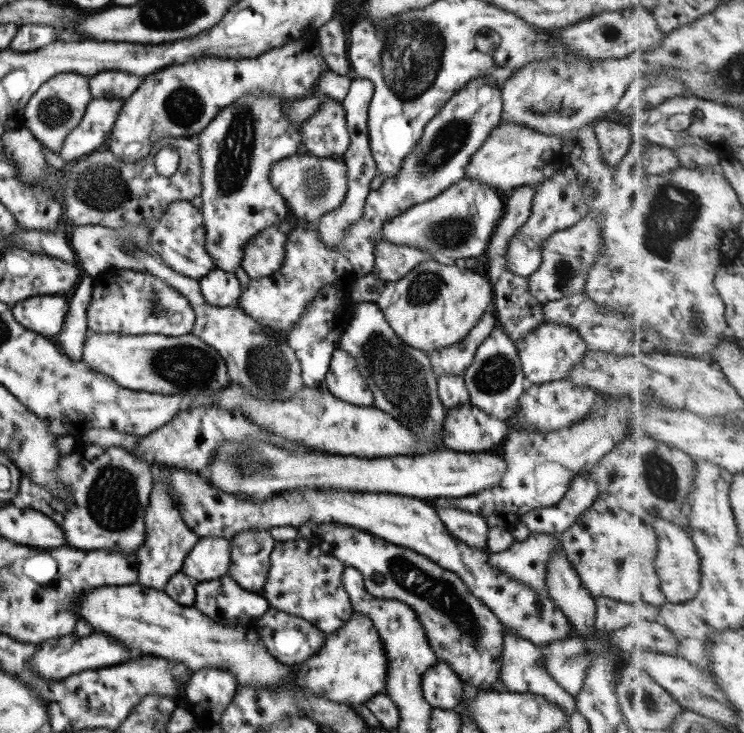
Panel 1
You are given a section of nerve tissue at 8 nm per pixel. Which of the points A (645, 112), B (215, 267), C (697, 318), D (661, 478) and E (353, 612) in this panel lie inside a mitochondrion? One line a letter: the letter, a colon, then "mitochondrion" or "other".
A: other
B: other
C: mitochondrion
D: mitochondrion
E: other

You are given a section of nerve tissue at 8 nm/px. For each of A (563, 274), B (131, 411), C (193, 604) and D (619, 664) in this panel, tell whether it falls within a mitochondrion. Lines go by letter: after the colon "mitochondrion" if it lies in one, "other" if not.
A: mitochondrion
B: other
C: other
D: other

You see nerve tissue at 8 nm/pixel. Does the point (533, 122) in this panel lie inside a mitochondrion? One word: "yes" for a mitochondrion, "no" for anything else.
no

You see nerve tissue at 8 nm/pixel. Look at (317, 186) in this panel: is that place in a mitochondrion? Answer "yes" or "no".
yes

